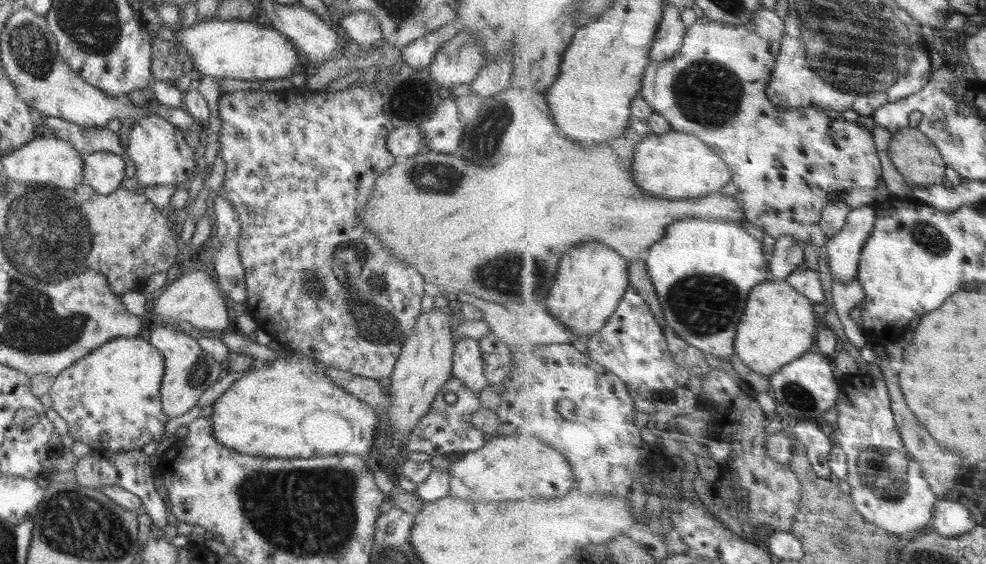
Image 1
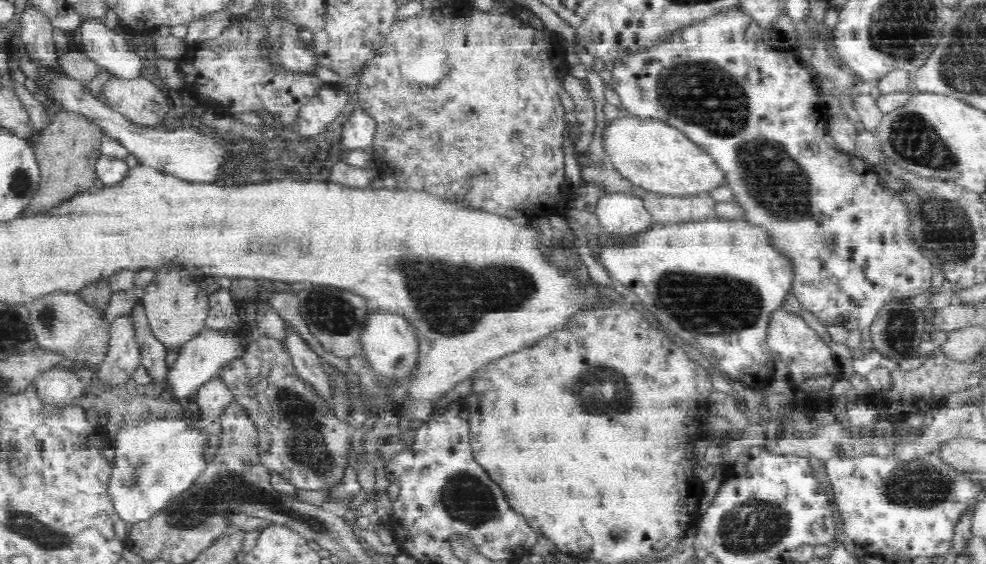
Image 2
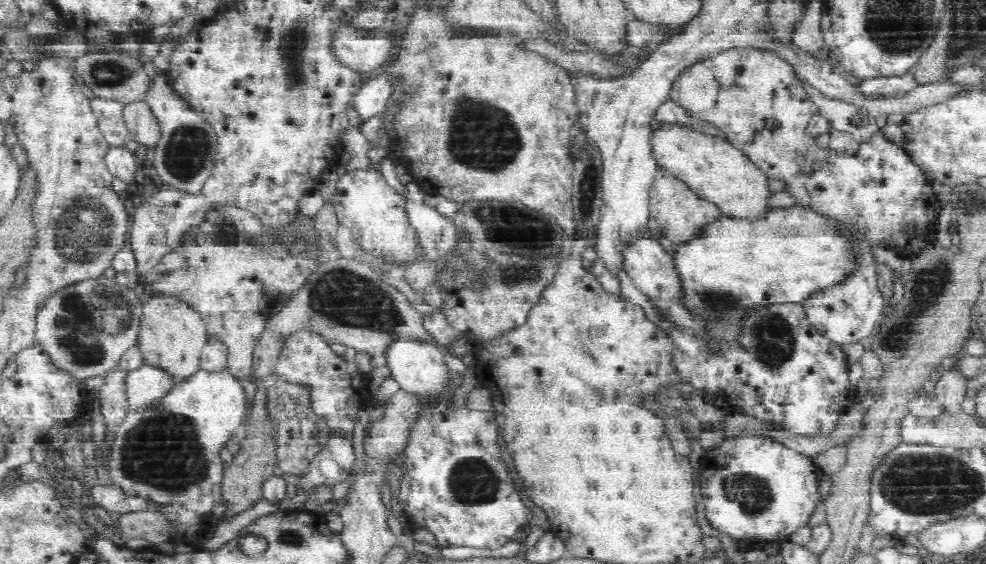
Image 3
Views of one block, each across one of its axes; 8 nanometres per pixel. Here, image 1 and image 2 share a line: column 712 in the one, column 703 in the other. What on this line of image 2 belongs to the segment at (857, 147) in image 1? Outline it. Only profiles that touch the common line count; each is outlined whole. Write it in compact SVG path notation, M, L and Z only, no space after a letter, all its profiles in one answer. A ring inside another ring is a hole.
M735 7L720 11L701 21L692 22L682 28L676 28L665 36L660 36L658 44L638 46L634 52L618 54L612 60L614 66L610 81L612 81L613 89L618 93L623 114L664 121L680 129L694 142L701 144L706 152L714 157L718 166L726 170L728 185L734 192L735 201L740 203L746 211L744 218L754 224L765 226L774 239L774 245L778 245L782 253L786 253L793 260L795 273L791 292L799 300L802 309L814 314L825 327L837 324L850 332L869 329L877 320L878 312L885 304L894 299L918 296L931 286L933 261L926 257L926 249L922 245L914 243L912 214L908 204L898 196L896 190L884 188L880 184L877 167L854 153L840 153L836 147L824 141L828 113L826 113L825 95L819 88L818 78L803 65L795 51L784 52L780 48L764 44L764 40L758 40L758 34L760 34L758 23L750 13Z

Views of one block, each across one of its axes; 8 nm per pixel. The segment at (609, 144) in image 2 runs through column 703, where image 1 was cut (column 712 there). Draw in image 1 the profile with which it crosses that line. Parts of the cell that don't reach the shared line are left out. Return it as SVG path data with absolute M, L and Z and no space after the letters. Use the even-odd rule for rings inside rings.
M673 130L666 134L650 134L640 140L633 177L645 192L649 192L648 196L684 200L721 192L735 180L735 173L707 141L694 133Z

